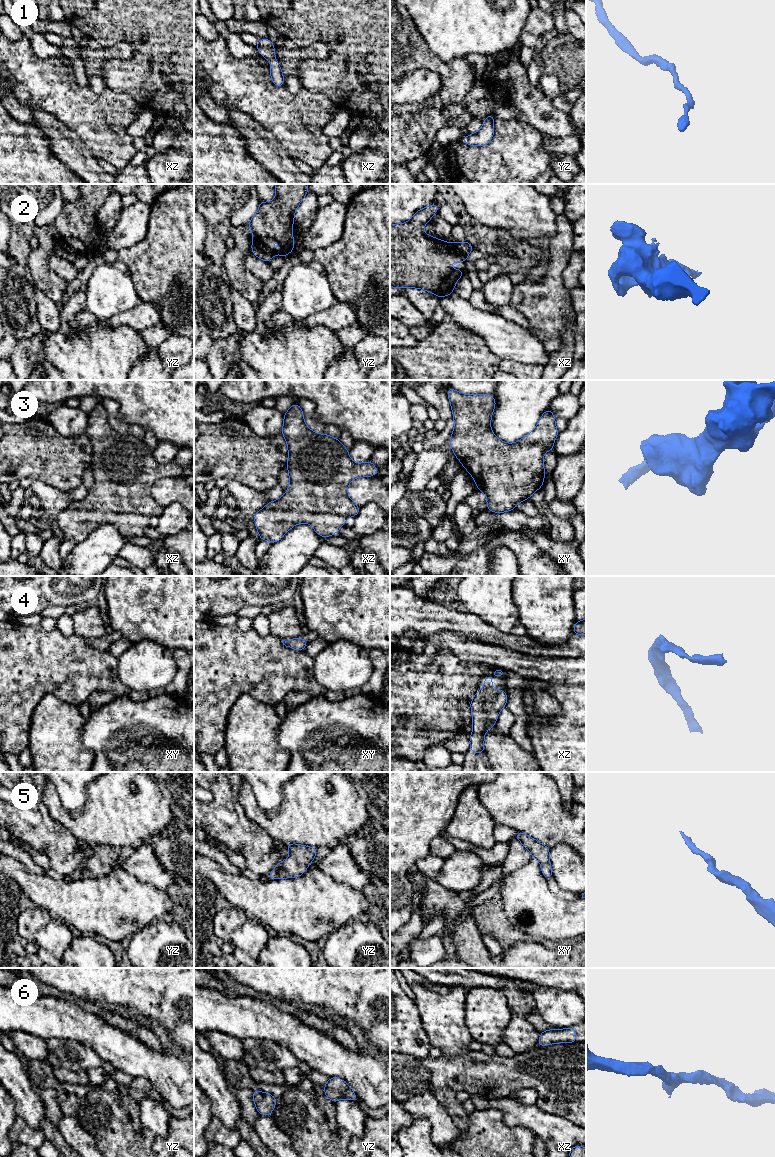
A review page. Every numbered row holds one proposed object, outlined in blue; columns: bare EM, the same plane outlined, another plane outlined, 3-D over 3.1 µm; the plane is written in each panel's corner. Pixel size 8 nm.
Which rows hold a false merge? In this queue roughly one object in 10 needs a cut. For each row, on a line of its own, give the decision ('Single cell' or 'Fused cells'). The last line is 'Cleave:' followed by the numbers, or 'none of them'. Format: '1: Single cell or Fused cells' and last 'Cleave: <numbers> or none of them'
1: Single cell
2: Fused cells
3: Single cell
4: Single cell
5: Single cell
6: Single cell
Cleave: 2

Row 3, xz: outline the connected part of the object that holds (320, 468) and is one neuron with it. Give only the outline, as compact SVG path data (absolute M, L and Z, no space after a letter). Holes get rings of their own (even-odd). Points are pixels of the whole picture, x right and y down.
M297 402L284 414L281 434L288 445L290 483L288 491L280 499L270 501L253 515L260 540L276 543L289 529L300 523L310 523L320 537L337 534L346 518L355 517L361 509L349 498L348 484L354 478L375 476L378 469L371 461L361 464L353 462L339 439L328 434L316 434L309 429Z

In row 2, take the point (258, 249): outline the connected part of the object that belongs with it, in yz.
M254 241L251 245L252 253L265 262L269 262L274 256L273 252L269 250L262 243Z

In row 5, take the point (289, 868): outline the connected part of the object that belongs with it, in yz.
M294 843L287 844L291 858L278 863L268 874L268 879L283 879L301 876L316 856L317 848Z

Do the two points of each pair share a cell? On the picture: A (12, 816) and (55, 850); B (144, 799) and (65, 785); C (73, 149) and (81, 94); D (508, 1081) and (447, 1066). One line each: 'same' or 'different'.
A: same
B: different
C: different
D: same

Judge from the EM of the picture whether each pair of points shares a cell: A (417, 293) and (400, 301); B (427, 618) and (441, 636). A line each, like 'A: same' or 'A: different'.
A: different
B: different

